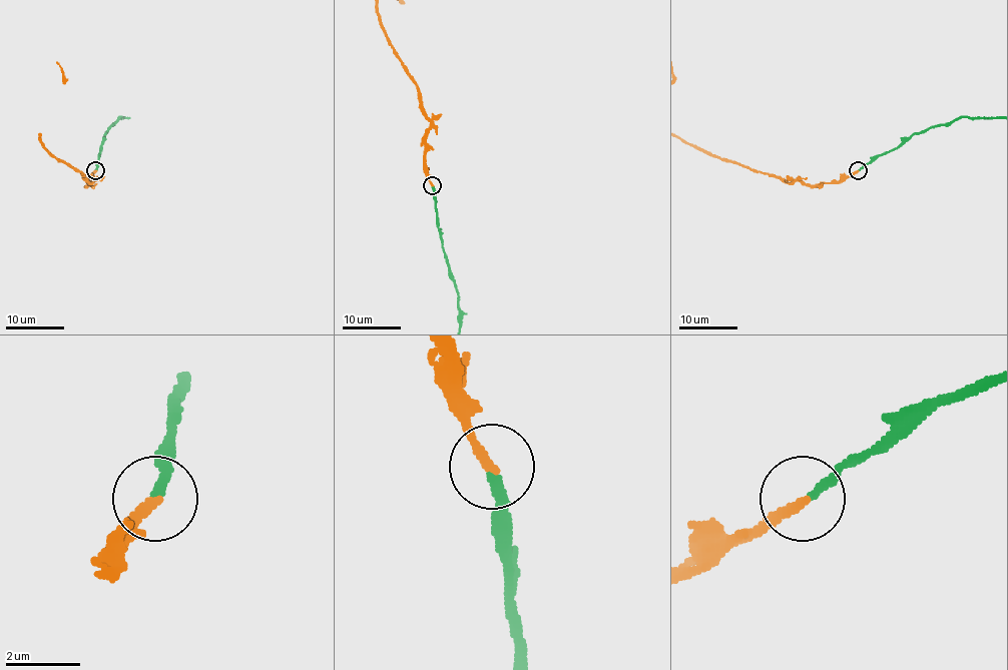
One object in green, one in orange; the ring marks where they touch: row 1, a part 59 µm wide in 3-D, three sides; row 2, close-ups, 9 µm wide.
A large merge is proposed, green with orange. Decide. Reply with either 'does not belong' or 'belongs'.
belongs

